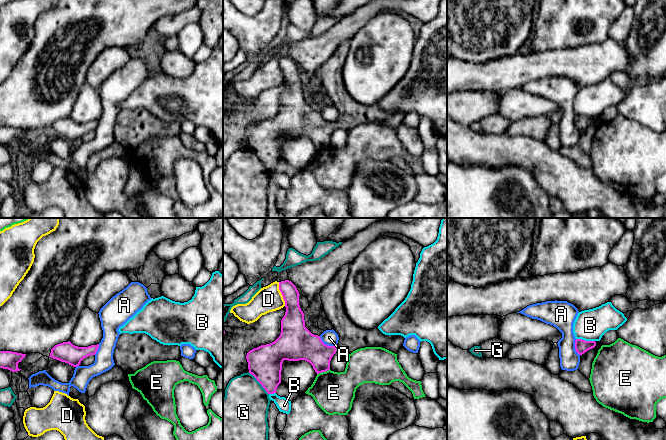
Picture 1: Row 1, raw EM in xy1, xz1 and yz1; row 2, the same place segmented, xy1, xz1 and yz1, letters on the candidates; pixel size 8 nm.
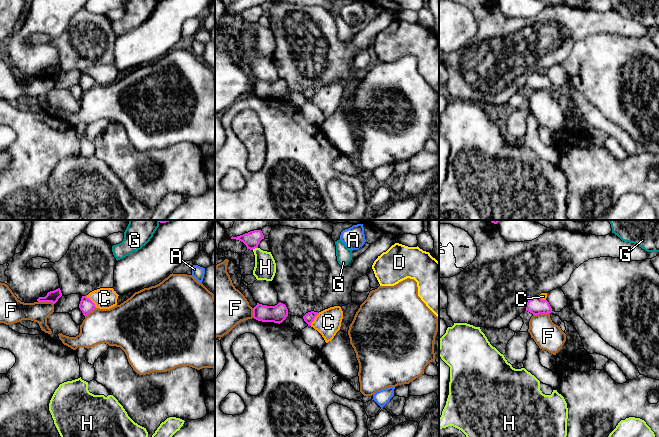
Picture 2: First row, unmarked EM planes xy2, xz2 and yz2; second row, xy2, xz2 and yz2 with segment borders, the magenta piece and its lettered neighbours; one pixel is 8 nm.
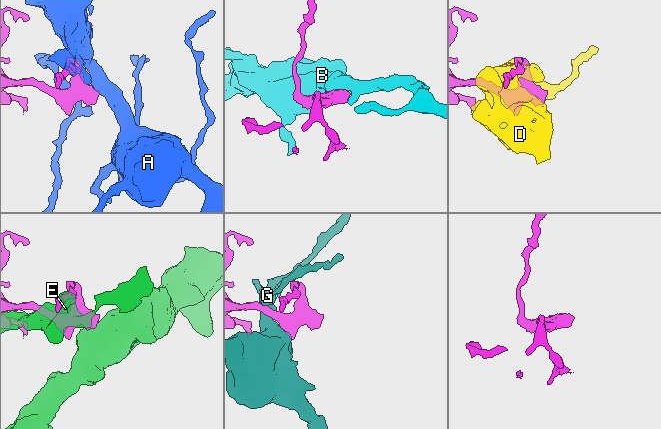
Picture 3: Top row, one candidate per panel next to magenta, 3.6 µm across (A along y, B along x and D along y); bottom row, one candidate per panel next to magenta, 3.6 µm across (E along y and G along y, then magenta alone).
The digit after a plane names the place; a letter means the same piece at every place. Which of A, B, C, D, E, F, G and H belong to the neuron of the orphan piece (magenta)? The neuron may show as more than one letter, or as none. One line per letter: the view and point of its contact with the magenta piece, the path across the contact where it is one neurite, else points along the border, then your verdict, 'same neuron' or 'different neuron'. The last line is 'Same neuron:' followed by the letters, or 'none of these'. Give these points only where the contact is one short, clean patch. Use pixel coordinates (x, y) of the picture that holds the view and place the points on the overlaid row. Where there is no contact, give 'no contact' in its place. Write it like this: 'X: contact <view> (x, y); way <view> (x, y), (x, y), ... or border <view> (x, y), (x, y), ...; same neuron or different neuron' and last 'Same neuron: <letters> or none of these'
A: contact xz1 (325, 344); different neuron
B: contact yz1 (584, 340); different neuron
C: contact xy2 (91, 301); border xy2 (85, 296), (96, 307); different neuron
D: contact xz1 (281, 293); different neuron
E: contact xz1 (323, 371); different neuron
F: contact yz2 (541, 313); different neuron
G: contact xz1 (259, 382); different neuron
H: contact xz2 (254, 248); different neuron
Same neuron: none of these

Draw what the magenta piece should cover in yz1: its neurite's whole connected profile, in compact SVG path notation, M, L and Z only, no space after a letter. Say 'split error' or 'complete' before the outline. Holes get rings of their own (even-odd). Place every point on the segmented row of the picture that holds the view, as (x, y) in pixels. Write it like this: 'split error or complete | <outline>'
complete | M582 339L575 340L575 350L579 355L584 354L588 350L594 348L596 346L595 341L585 341Z

